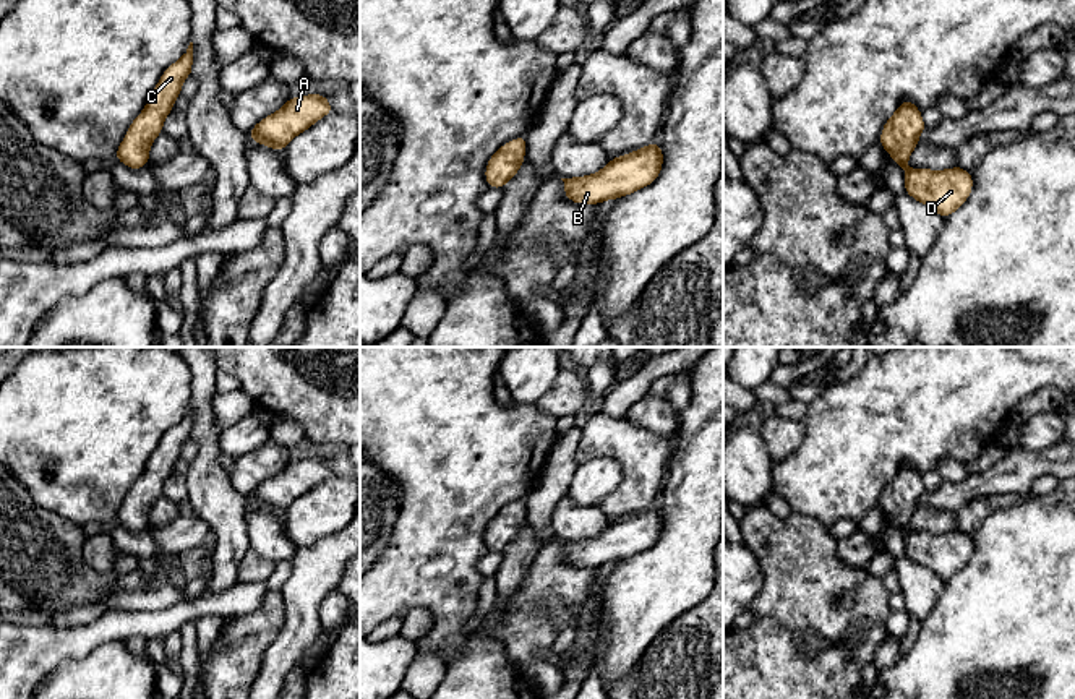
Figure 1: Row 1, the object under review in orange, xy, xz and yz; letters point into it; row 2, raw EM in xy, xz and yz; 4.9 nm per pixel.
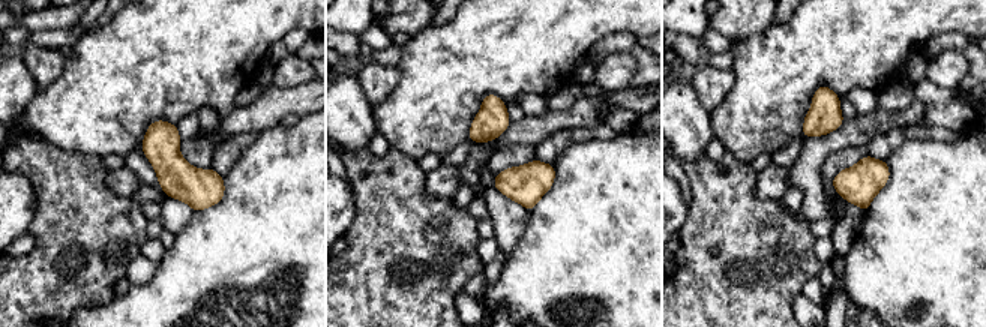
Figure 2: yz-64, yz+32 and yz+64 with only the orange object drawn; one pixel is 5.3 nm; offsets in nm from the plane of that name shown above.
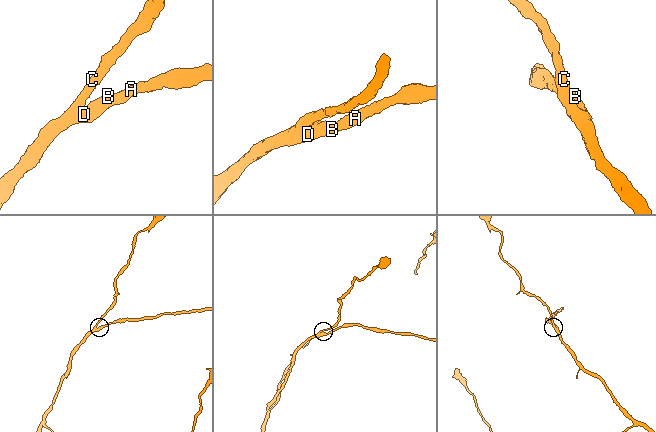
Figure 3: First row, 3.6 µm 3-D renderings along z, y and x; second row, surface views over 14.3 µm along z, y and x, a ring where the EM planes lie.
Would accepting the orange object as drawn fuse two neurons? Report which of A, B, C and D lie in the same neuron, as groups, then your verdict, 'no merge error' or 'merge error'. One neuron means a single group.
groups A B C D; no merge error

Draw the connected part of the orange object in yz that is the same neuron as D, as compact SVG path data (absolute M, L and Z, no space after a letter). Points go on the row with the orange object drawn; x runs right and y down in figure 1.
M905 99L884 123L879 143L903 169L905 193L947 219L968 199L973 177L958 165L945 170L908 169L910 154L919 146L918 138L924 130L921 110Z

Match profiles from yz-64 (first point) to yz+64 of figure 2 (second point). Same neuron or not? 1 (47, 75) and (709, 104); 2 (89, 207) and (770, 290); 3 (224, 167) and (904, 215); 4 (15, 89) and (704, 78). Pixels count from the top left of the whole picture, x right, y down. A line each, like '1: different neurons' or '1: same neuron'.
1: same neuron
2: same neuron
3: different neurons
4: different neurons

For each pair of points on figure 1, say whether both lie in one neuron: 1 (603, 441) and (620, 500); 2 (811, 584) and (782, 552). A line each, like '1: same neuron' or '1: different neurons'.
1: same neuron
2: same neuron

